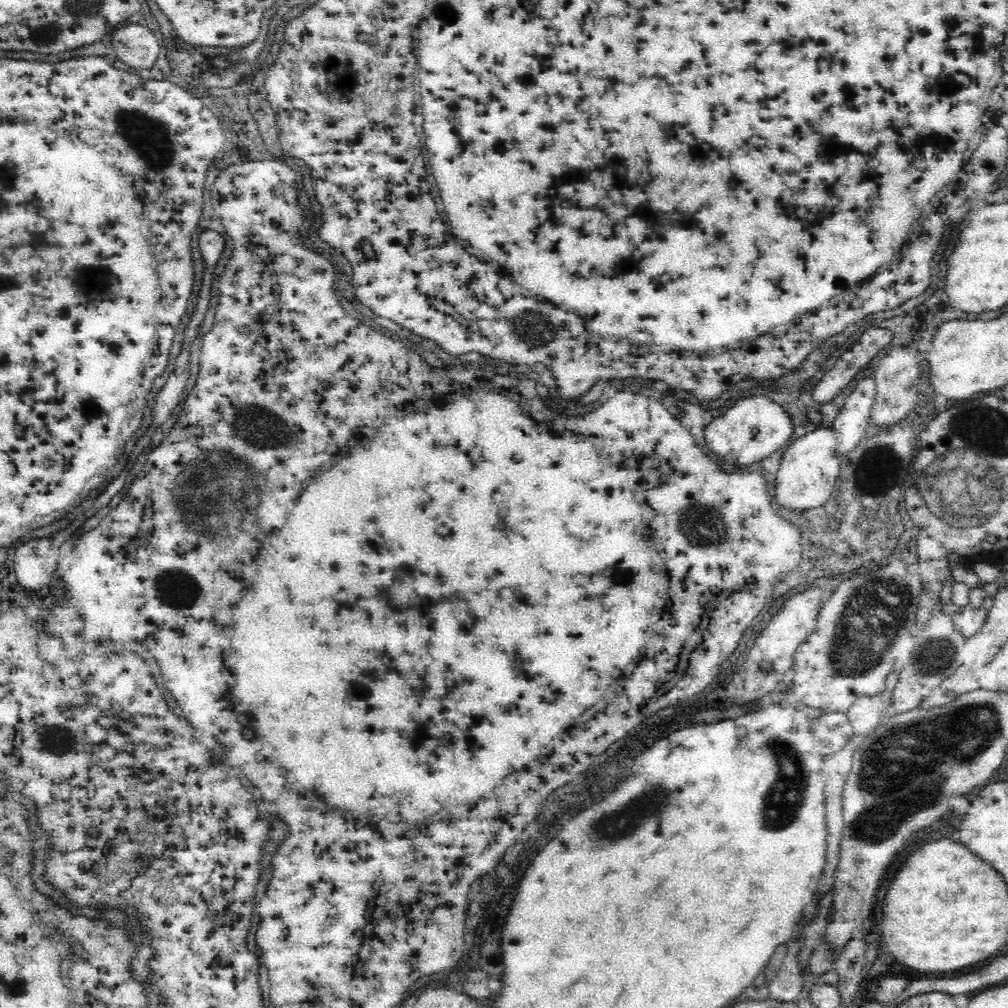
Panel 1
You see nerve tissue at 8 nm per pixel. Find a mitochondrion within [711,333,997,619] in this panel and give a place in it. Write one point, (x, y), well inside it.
(947, 487)

